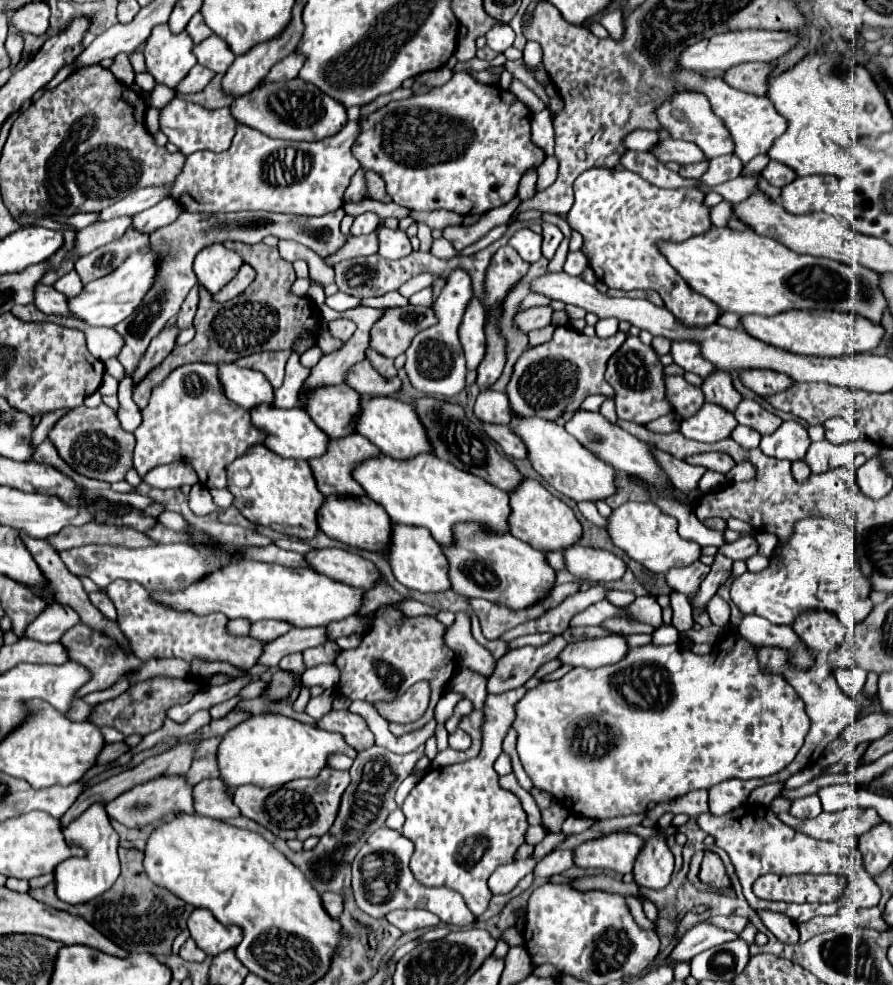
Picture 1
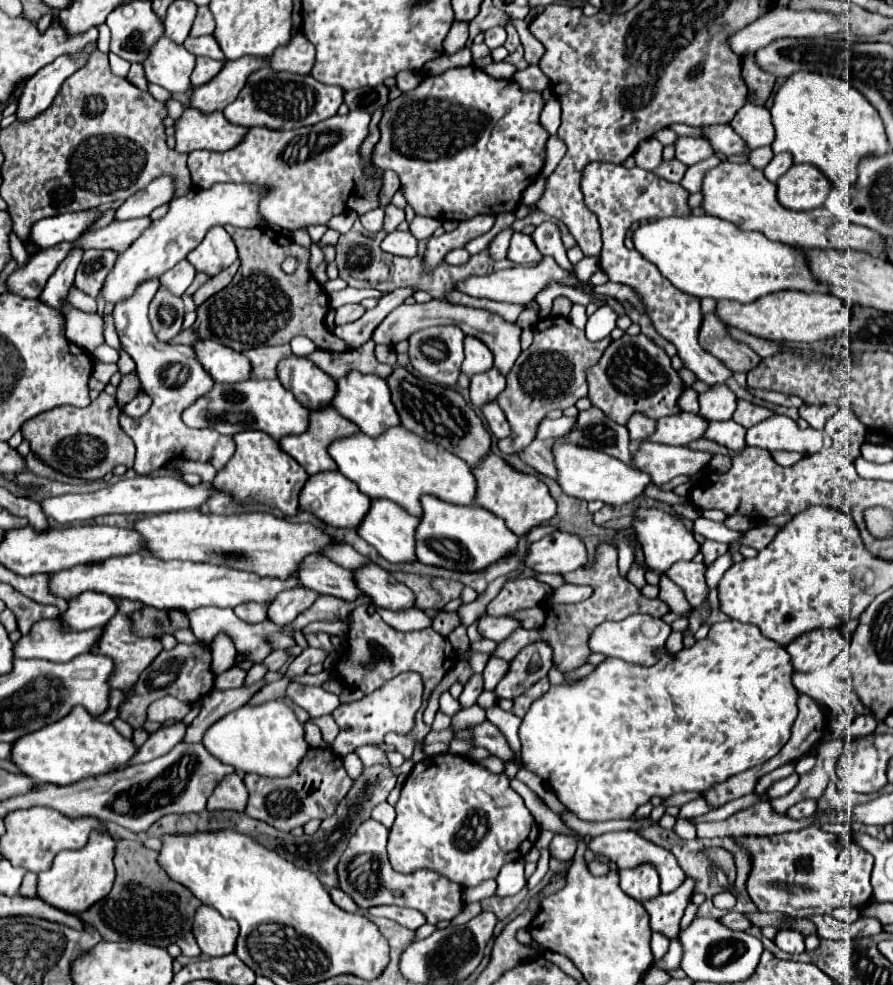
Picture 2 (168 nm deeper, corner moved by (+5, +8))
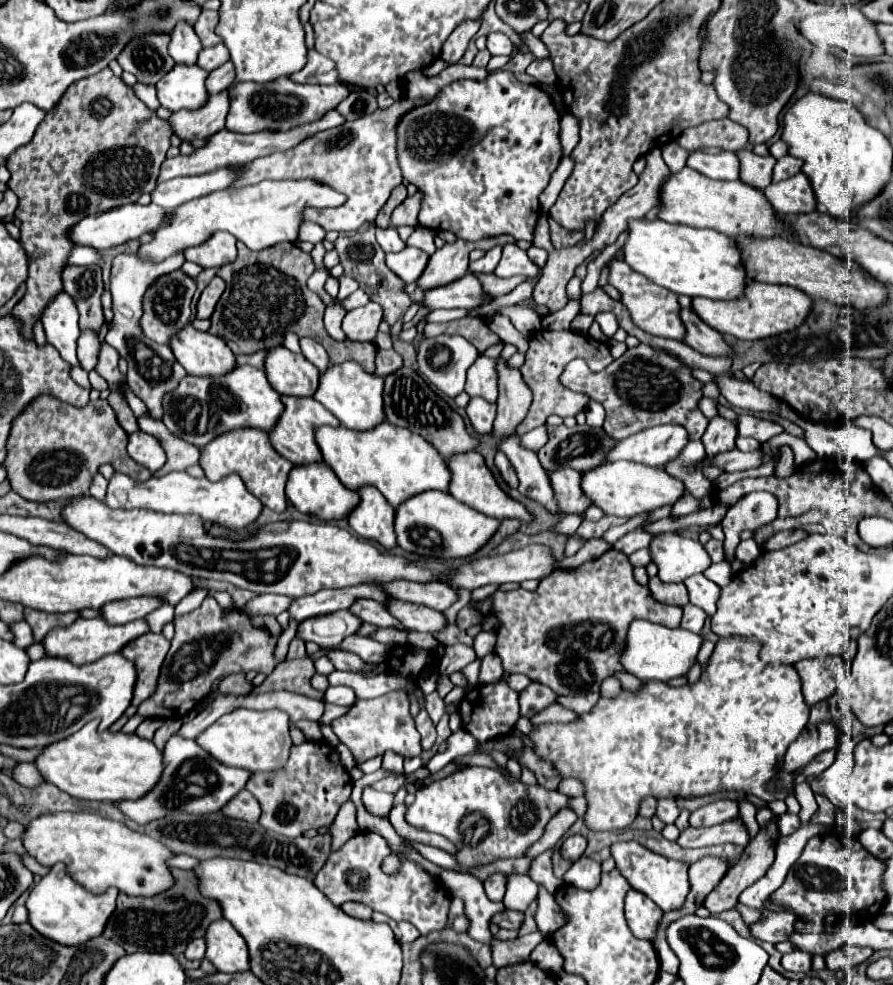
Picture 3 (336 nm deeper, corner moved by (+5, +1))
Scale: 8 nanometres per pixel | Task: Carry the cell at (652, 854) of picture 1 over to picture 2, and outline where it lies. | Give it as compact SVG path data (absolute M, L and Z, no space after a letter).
M651 864L619 870L619 880L621 880L623 892L629 894L631 898L635 898L637 902L655 898L661 892L657 870Z

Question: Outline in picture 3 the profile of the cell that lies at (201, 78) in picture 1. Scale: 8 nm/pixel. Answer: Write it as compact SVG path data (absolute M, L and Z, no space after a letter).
M227 61L225 65L221 65L219 69L211 71L209 77L207 77L207 91L209 95L215 95L215 93L221 93L225 89L229 89L235 81L235 69L231 65L231 61Z

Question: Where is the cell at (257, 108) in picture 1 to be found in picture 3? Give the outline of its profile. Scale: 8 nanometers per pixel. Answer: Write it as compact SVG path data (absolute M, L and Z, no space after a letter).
M279 79L271 83L233 83L229 87L229 115L227 129L235 133L257 133L257 131L289 131L303 123L317 121L327 111L335 109L349 91L335 85L299 85L291 79Z

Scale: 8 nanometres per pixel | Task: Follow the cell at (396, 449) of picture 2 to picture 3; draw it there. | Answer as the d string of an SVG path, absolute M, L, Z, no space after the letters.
M387 421L375 425L375 429L369 431L351 431L345 427L323 425L317 427L315 441L323 459L331 465L347 489L375 485L393 507L399 507L405 499L421 491L447 491L449 487L451 473L447 471L447 465L443 465L443 457L417 433L395 427Z

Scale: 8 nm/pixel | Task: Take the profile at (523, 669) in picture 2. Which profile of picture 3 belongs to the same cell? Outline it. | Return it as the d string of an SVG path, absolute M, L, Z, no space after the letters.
M531 683L527 689L523 689L519 693L519 703L521 703L521 715L531 719L535 713L543 711L547 705L555 703L557 695L551 693L551 689L547 689L541 683Z

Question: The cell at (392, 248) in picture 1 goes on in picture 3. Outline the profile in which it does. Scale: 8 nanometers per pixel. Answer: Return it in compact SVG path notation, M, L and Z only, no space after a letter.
M405 247L399 253L387 253L387 267L405 283L415 283L427 267L429 255L415 247Z

